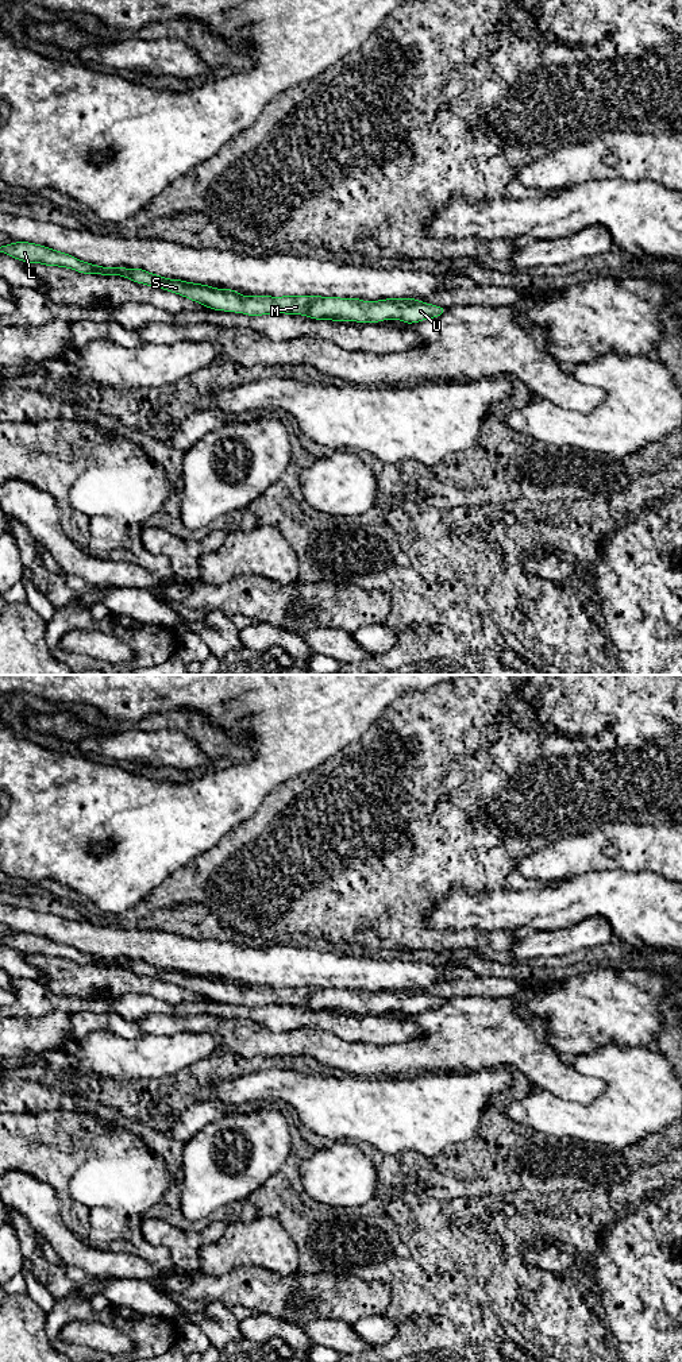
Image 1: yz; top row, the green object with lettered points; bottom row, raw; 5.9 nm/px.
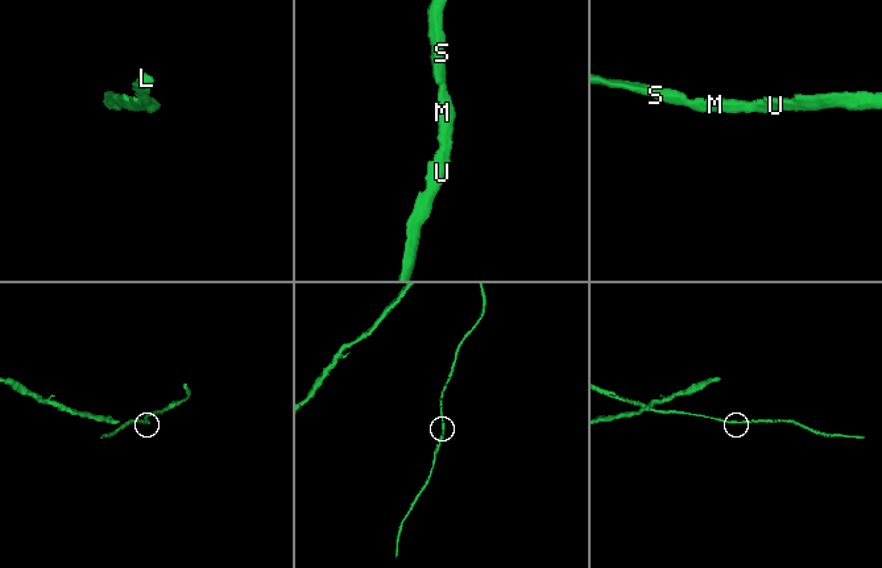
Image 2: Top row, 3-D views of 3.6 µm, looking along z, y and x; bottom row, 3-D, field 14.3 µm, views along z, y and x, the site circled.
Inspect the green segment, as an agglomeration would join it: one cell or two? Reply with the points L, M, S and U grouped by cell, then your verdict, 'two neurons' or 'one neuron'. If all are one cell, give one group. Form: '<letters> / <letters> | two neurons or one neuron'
L M S U | one neuron

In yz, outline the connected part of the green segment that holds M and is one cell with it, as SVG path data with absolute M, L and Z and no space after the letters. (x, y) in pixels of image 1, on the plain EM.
M16 933L0 938L0 944L16 949L22 953L42 954L46 957L59 957L73 960L82 965L100 965L100 966L120 966L126 968L136 975L145 975L151 979L161 979L167 983L184 987L213 1002L226 1002L244 1004L247 1007L262 1007L269 1004L286 1004L286 1006L303 1006L315 1011L328 1010L332 1012L358 1012L358 1014L378 1014L382 1011L402 1011L405 1015L419 1014L427 1010L435 1010L446 1003L446 998L436 998L427 993L421 993L416 989L386 989L379 992L366 992L362 989L339 989L339 988L320 988L320 987L281 987L277 991L271 987L261 985L258 988L242 987L236 981L231 980L215 980L209 976L200 976L193 973L185 973L182 971L169 971L153 964L147 964L143 960L126 960L126 958L103 958L82 953L74 948L55 942L53 939L39 937L36 934Z

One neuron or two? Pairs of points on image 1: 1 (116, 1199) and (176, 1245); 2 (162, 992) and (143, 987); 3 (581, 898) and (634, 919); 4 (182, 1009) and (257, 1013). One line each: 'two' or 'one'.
1: two
2: one
3: one
4: one

